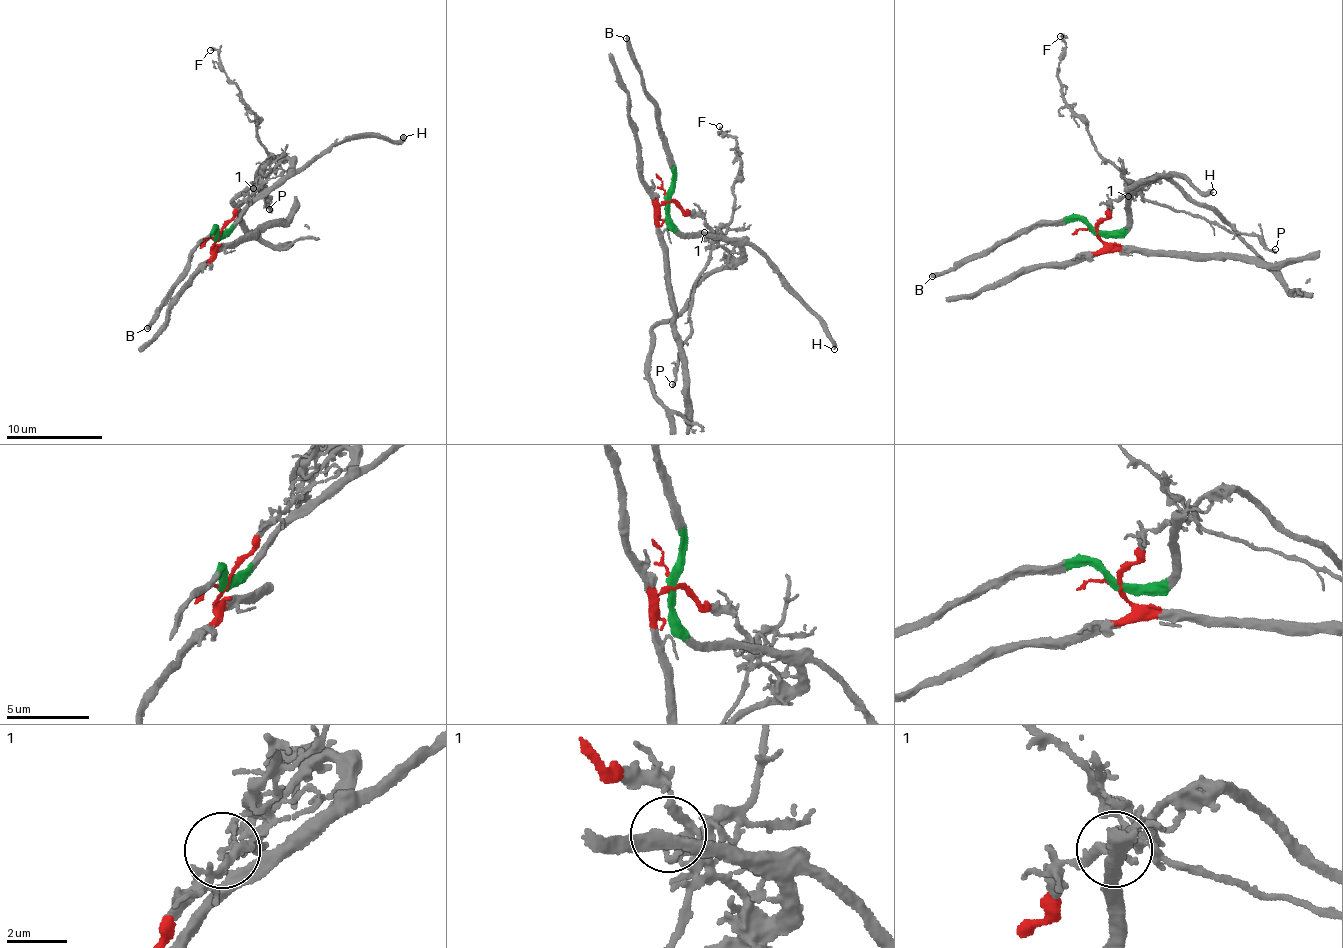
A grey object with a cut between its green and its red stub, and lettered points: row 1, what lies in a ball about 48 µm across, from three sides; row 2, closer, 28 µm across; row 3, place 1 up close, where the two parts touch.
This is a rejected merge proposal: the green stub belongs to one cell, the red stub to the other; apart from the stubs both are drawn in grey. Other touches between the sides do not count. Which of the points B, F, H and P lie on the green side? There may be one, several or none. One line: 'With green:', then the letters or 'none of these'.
With green: B, F, H, P

